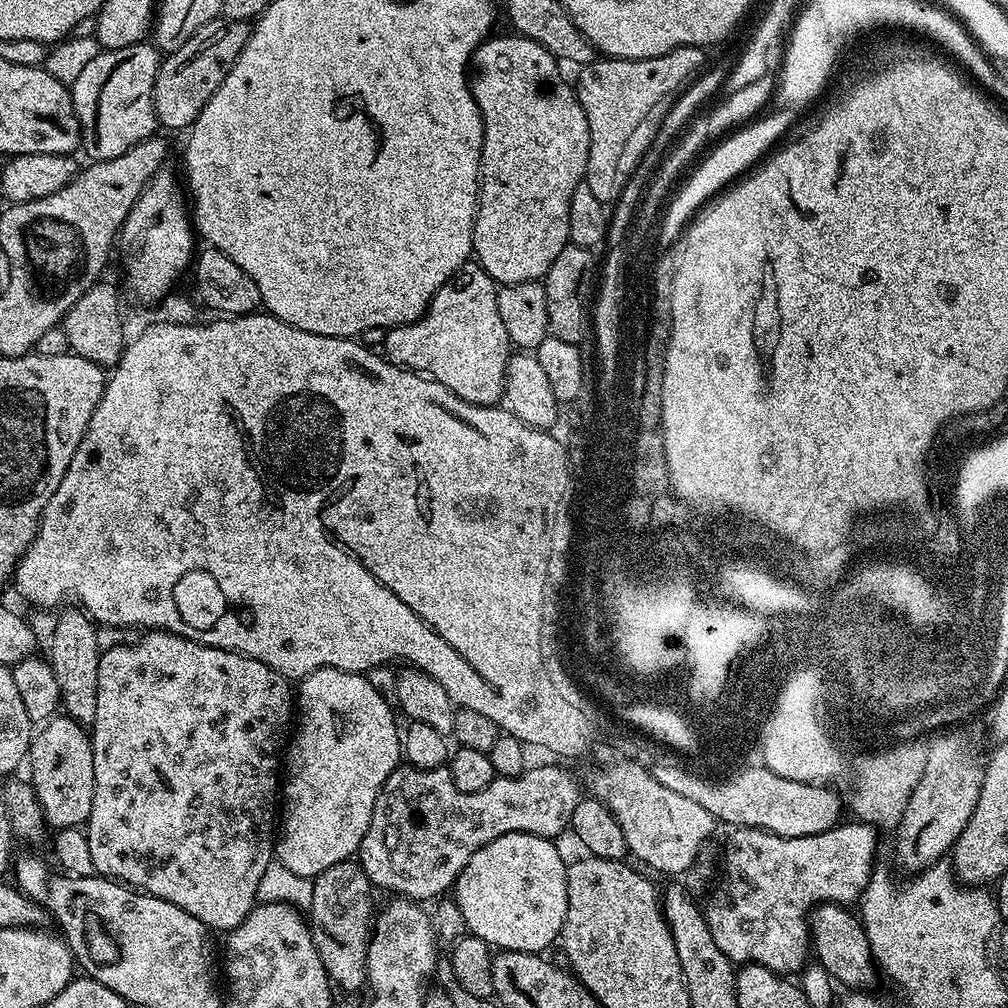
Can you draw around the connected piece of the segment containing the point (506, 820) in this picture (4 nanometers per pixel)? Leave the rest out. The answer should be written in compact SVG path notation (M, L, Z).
M556 764L529 767L519 776L497 775L486 790L466 794L454 786L447 766L398 766L386 778L370 826L360 843L358 863L369 882L400 898L432 900L456 883L458 874L482 846L511 832L555 838L570 828L574 806L582 798L580 784Z

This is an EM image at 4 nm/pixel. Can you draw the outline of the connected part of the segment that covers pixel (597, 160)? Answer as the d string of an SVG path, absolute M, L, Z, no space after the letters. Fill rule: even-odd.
M693 46L672 48L658 58L597 58L579 69L580 81L575 81L574 87L590 126L586 182L598 202L616 204L667 112L700 76L704 52L703 47Z

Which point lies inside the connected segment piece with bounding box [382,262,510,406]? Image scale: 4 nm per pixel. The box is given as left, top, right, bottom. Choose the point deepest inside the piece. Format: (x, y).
(460, 342)

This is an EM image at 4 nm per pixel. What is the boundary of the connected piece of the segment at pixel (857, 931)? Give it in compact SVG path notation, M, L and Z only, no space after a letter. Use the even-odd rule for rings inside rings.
M818 904L810 913L810 948L815 959L832 976L837 985L845 984L848 990L864 990L878 977L878 965L872 958L870 942L864 933L864 925L855 911L849 910L843 904Z

